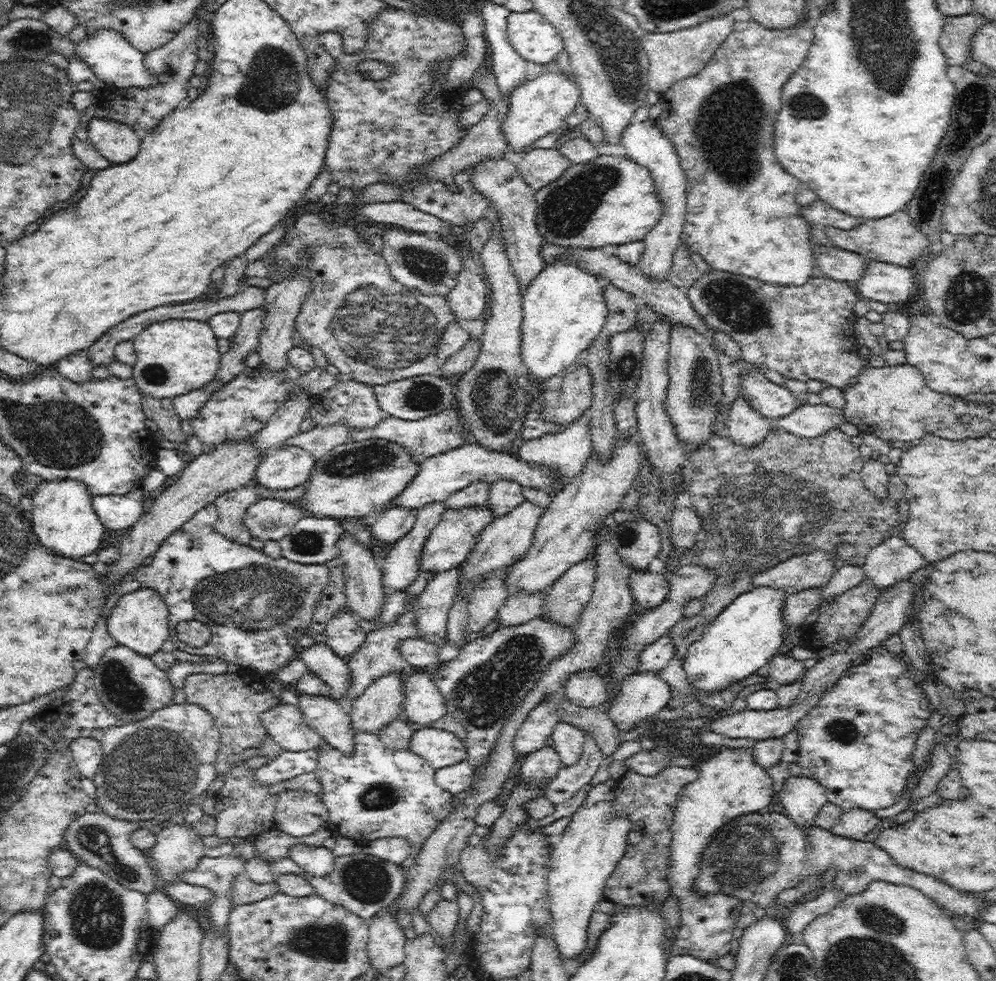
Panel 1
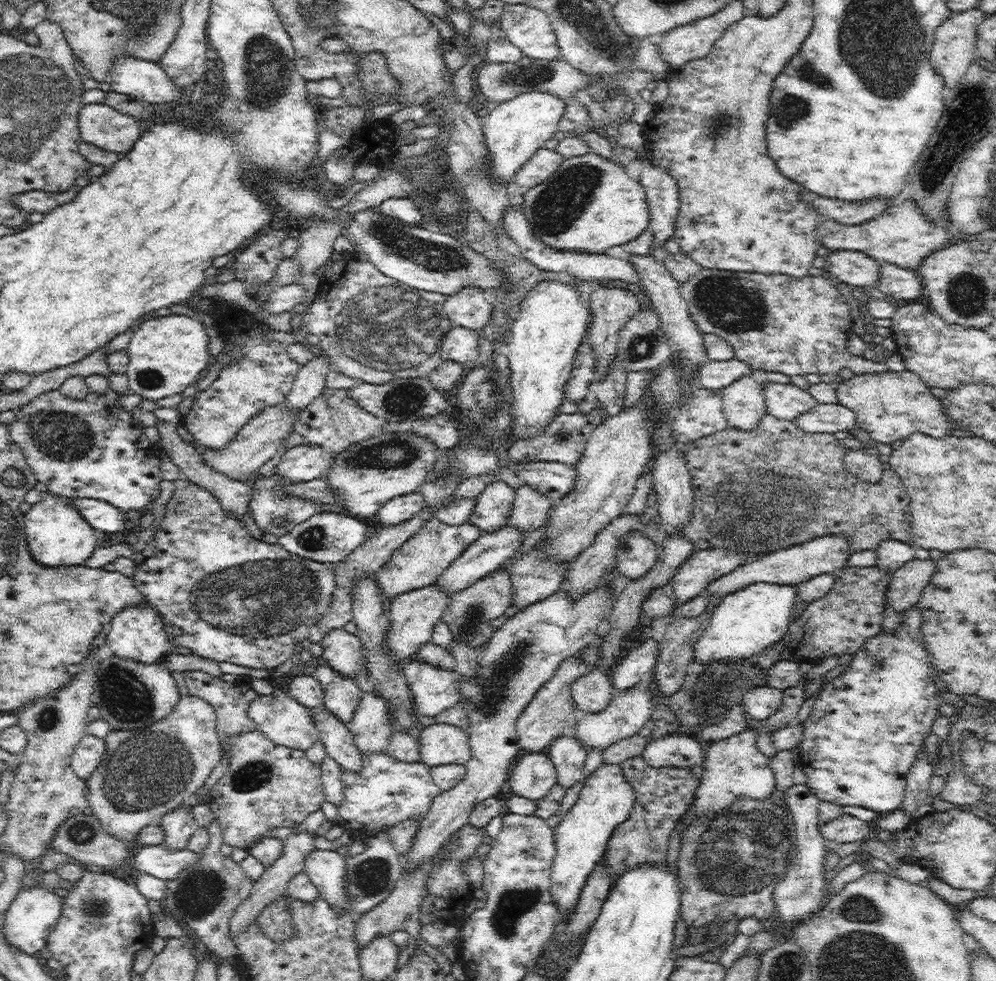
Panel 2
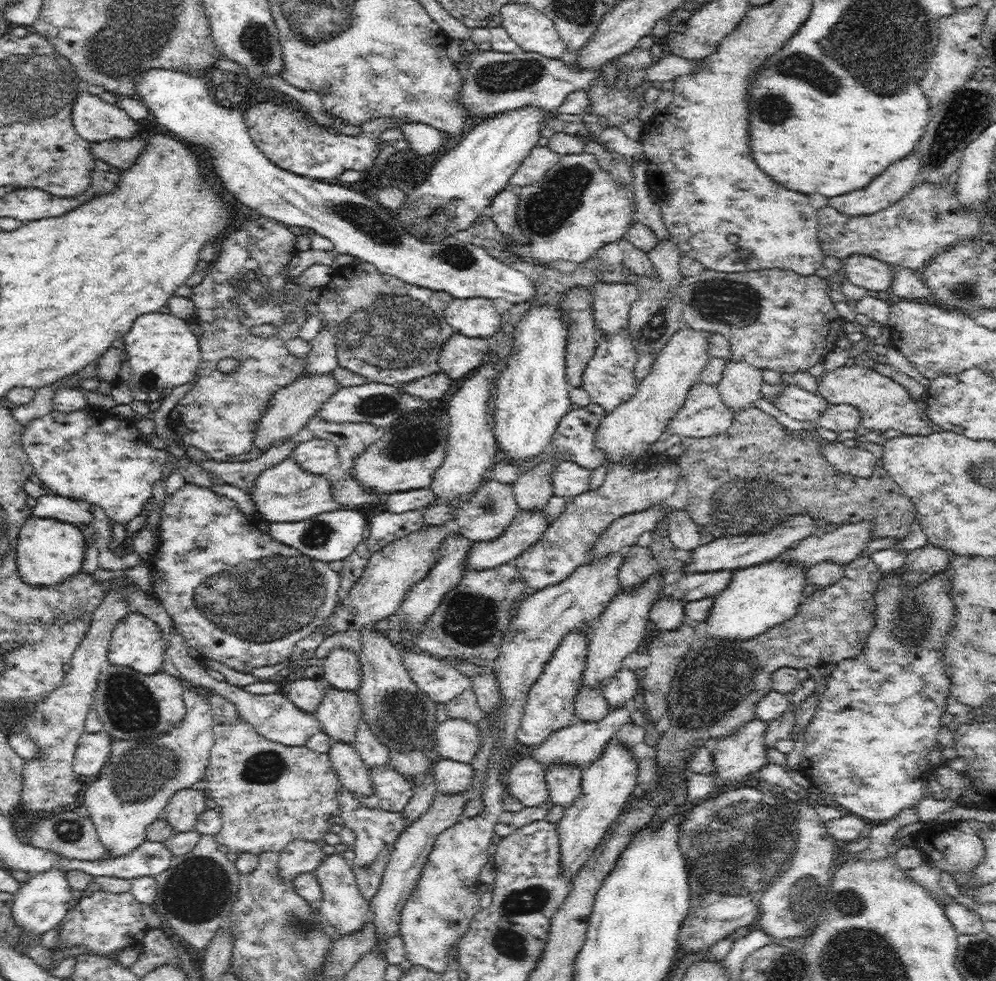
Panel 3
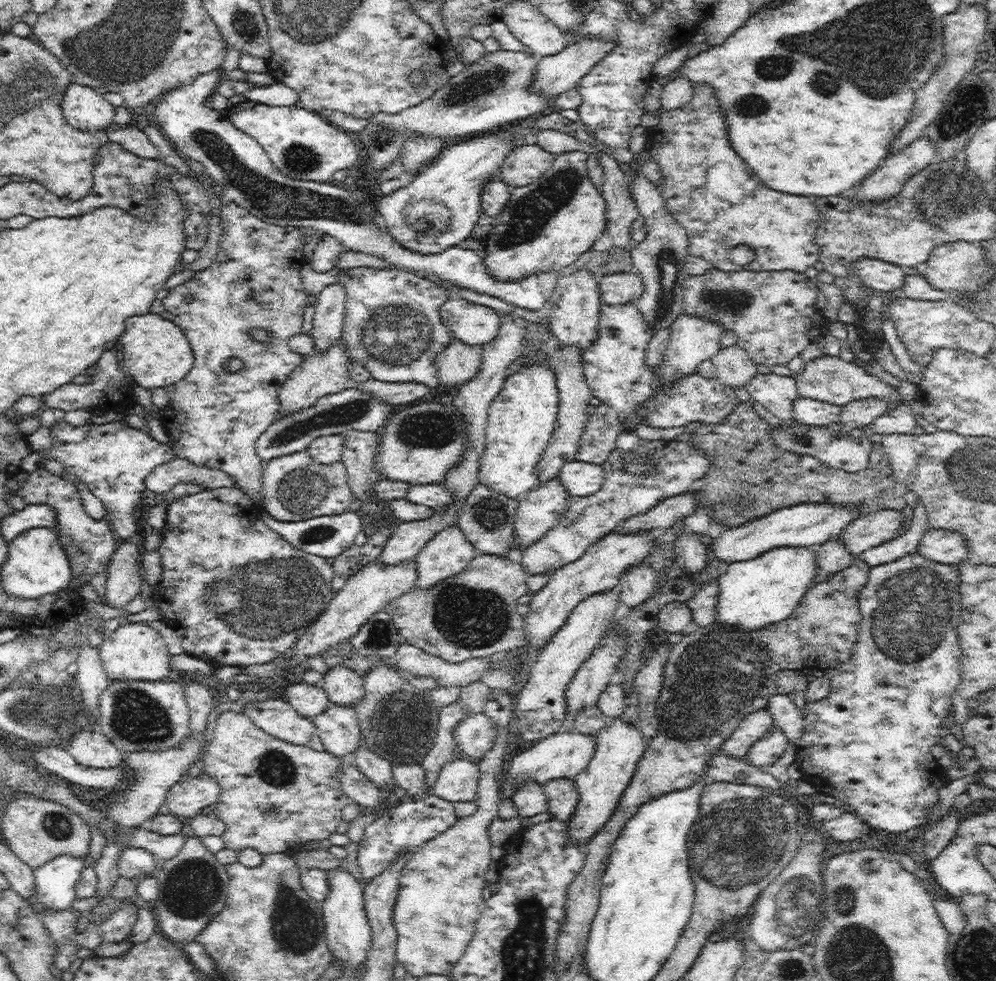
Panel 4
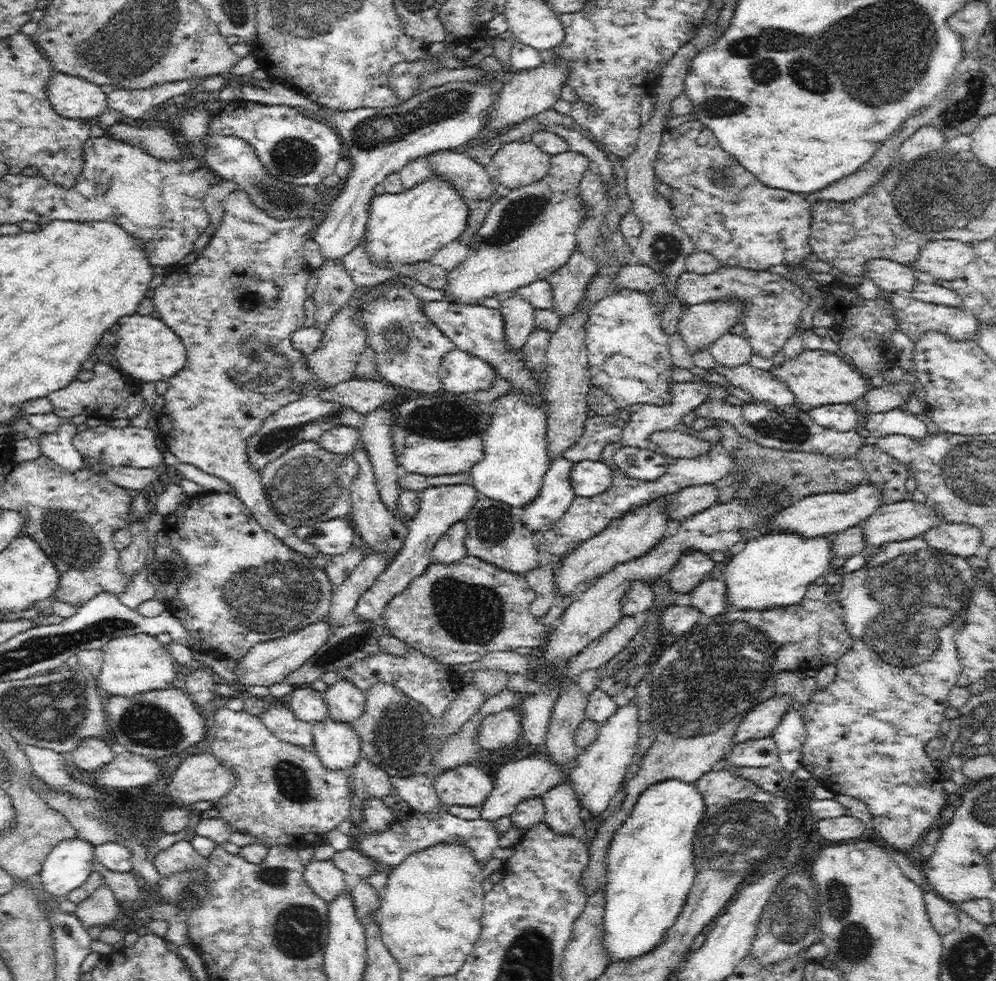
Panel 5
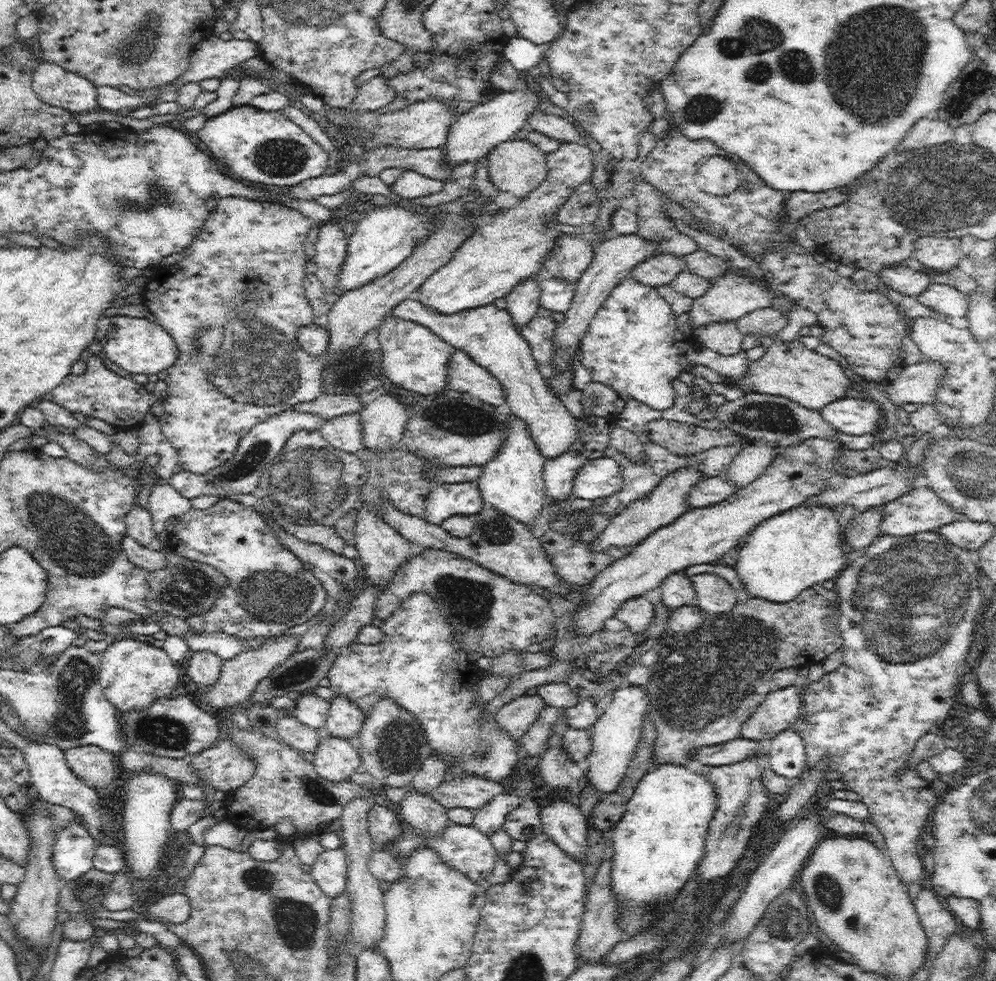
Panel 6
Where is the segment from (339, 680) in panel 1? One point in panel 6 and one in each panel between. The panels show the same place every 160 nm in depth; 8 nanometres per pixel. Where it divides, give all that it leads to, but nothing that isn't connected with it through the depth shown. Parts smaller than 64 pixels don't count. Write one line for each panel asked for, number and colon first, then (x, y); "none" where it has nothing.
2: (341, 694)
3: (339, 712)
4: (338, 726)
5: (338, 747)
6: (336, 759)

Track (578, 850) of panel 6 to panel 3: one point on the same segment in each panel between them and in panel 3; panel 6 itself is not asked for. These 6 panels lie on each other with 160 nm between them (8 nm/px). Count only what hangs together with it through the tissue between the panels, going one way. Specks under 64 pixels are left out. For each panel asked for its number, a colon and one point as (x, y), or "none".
3: (563, 782)
4: (563, 795)
5: (563, 813)

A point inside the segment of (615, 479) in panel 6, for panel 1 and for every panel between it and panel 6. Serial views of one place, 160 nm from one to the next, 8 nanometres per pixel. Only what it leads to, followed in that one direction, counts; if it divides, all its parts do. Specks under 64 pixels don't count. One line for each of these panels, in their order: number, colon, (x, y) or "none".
1: (437, 477)
2: (554, 479)
3: (569, 479)
4: (579, 478)
5: (588, 478)

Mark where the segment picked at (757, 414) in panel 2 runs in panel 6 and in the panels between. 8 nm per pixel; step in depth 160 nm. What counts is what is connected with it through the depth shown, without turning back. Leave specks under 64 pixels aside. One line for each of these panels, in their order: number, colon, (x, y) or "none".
3: (742, 383)
4: (735, 368)
5: (731, 350)
6: (723, 338)

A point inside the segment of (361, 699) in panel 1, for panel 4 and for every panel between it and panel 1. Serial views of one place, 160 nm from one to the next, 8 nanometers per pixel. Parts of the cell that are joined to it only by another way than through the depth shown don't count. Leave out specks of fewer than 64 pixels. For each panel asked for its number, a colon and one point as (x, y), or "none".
2: (371, 726)
3: (372, 752)
4: (379, 771)

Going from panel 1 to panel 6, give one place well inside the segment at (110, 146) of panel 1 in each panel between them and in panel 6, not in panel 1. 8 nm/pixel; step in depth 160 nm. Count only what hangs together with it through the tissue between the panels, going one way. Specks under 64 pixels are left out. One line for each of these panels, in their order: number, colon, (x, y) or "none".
2: (99, 124)
3: (95, 120)
4: (85, 109)
5: (72, 97)
6: (54, 85)

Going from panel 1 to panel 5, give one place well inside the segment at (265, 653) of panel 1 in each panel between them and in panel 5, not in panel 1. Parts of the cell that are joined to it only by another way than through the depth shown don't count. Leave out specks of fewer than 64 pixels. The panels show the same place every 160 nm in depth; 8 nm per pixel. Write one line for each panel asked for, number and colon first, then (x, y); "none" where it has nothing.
2: (237, 599)
3: (206, 571)
4: (237, 593)
5: (244, 585)

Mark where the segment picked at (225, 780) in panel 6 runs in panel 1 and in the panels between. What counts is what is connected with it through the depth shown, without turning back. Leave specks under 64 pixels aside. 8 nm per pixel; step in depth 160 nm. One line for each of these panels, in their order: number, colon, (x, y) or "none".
1: (178, 848)
2: (178, 825)
3: (182, 812)
4: (186, 799)
5: (201, 777)

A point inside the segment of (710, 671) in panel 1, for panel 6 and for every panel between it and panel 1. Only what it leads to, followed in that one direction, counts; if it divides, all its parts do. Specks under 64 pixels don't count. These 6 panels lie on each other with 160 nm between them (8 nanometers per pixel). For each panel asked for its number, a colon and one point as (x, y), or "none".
2: (745, 623)
3: (759, 597)
4: (753, 593)
5: (774, 569)
6: (800, 547)

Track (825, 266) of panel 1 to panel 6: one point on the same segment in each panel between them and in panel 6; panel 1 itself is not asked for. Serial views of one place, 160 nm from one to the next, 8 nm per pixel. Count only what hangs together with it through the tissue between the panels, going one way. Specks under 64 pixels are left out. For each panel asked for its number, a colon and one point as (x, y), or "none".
2: (856, 269)
3: (867, 272)
4: (879, 275)
5: (888, 275)
6: (899, 278)

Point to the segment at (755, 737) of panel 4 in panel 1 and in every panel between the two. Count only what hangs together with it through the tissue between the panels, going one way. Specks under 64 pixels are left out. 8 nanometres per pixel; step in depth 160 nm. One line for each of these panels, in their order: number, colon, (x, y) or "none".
1: (729, 784)
2: (734, 768)
3: (737, 757)

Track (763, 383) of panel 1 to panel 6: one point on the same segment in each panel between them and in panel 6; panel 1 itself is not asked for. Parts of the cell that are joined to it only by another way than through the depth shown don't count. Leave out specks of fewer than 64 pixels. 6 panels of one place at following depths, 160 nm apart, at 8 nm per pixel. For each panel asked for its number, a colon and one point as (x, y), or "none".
2: (787, 402)
3: (800, 404)
4: (812, 412)
5: (842, 417)
6: (850, 415)

